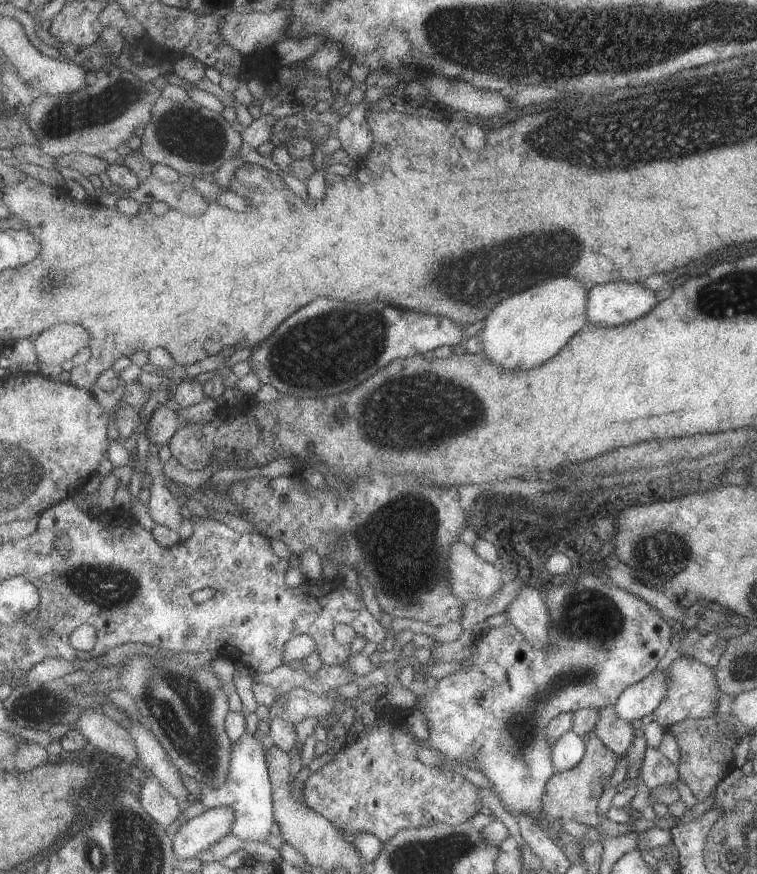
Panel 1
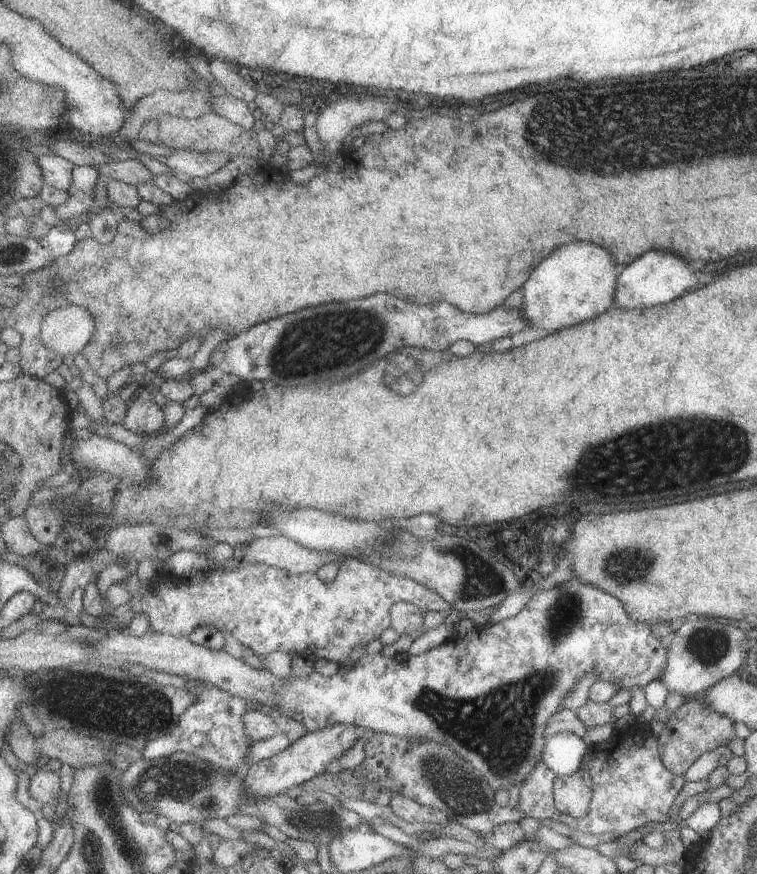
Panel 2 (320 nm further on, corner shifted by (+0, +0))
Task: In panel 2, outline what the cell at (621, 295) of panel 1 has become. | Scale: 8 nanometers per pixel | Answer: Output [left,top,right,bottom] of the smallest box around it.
[615,252,698,309]

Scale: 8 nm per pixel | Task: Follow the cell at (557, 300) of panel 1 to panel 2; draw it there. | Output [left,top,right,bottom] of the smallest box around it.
[522,242,616,332]

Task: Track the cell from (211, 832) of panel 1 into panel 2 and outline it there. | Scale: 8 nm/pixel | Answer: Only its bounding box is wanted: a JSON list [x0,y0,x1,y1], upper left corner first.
[245,723,369,799]

